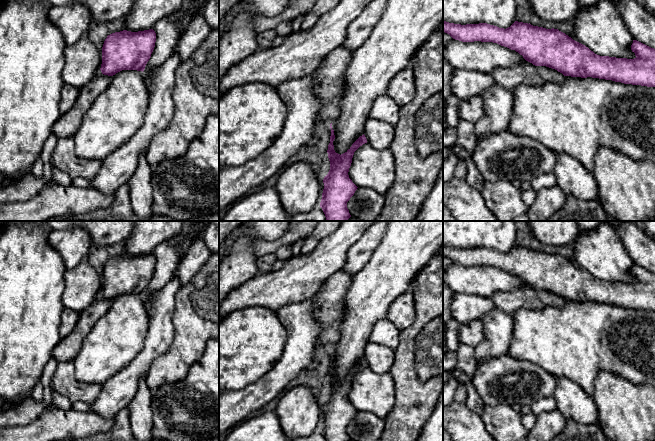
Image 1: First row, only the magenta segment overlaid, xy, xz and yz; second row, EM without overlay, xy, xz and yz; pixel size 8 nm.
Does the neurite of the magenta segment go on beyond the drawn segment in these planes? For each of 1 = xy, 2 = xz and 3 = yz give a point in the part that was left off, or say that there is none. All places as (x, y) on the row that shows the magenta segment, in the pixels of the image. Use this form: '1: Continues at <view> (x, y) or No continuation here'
1: No continuation here
2: No continuation here
3: No continuation here

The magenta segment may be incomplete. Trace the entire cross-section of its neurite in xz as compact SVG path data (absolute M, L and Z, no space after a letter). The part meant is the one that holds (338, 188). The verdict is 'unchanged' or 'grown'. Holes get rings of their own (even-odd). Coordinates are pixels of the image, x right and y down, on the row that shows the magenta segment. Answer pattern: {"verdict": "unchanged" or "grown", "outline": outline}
{"verdict": "unchanged", "outline": "M332 123L330 124L331 136L327 150L330 170L323 179L324 189L320 207L325 214L326 221L347 221L351 217L347 202L358 188L349 178L348 172L354 152L367 143L367 139L363 134L345 153L340 155L334 150L335 135L331 125Z"}

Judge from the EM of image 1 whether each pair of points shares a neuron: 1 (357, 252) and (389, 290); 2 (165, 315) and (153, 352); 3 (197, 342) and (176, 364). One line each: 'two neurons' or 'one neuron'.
1: two neurons
2: one neuron
3: one neuron

